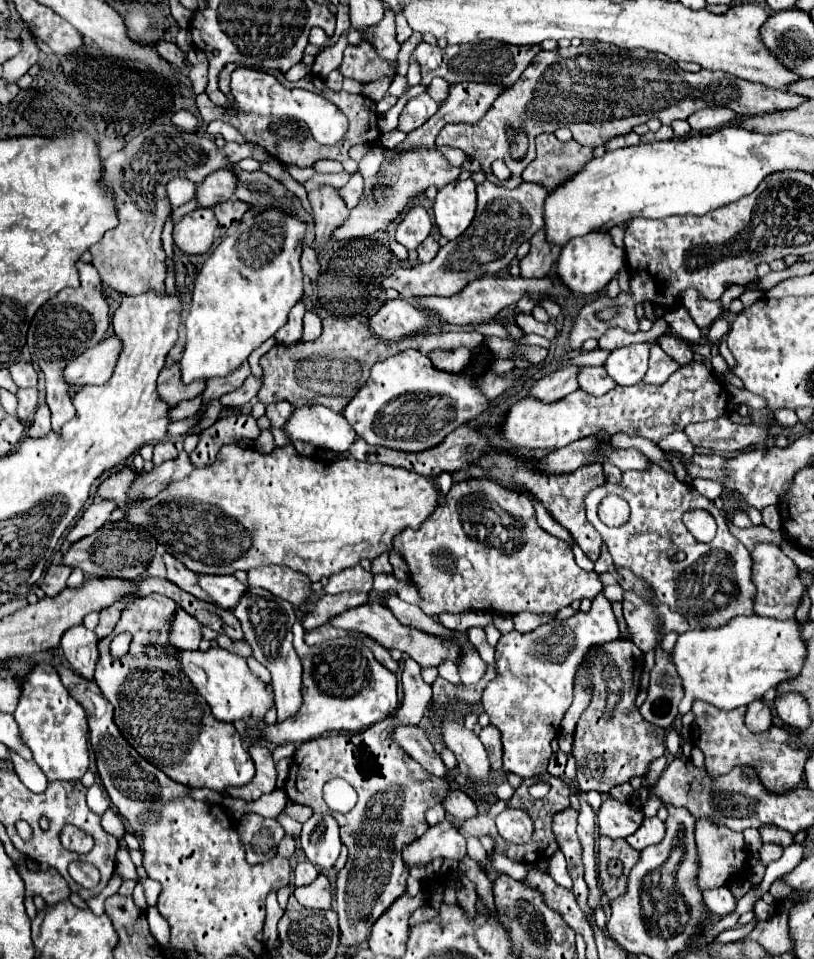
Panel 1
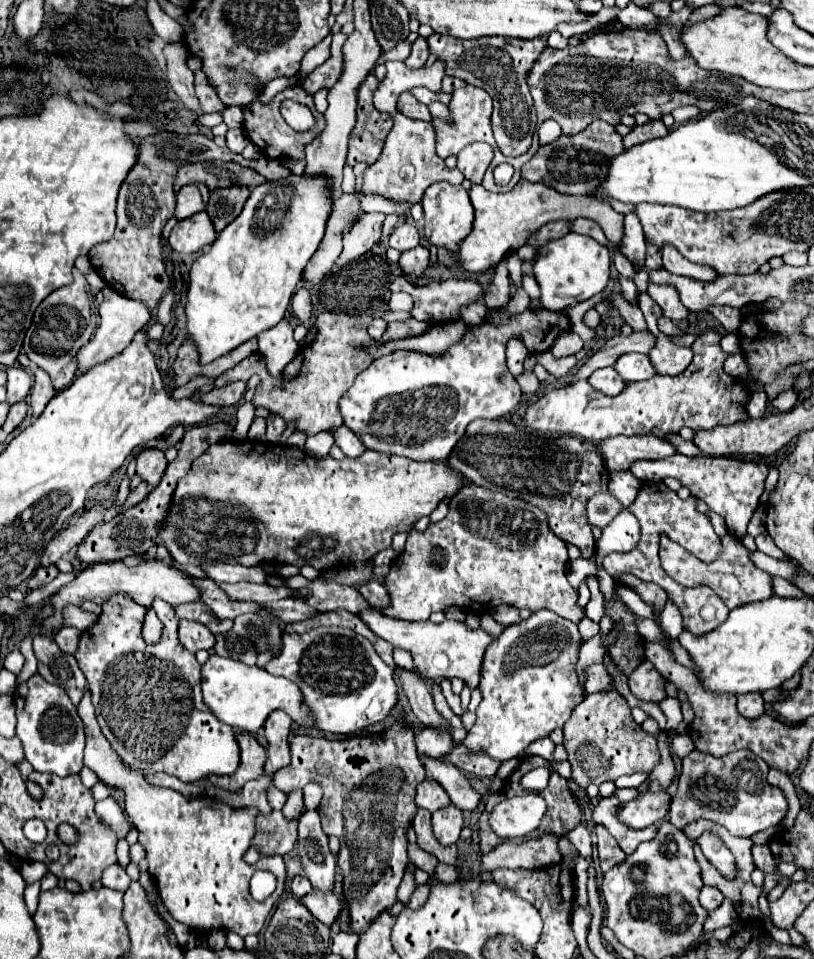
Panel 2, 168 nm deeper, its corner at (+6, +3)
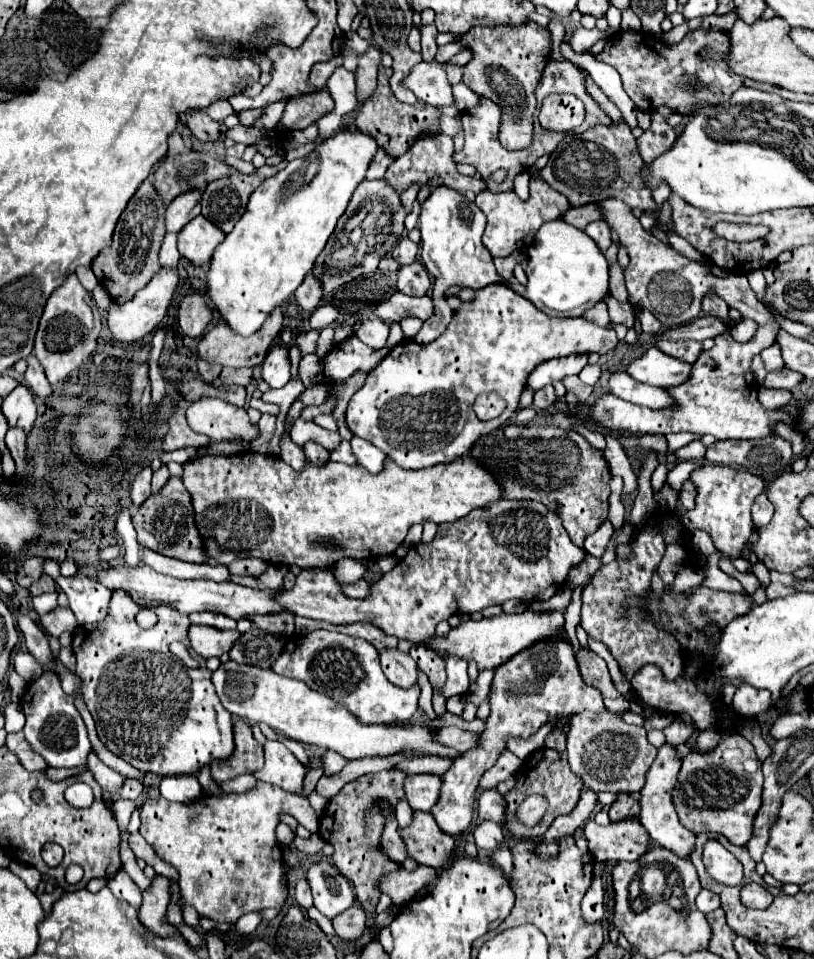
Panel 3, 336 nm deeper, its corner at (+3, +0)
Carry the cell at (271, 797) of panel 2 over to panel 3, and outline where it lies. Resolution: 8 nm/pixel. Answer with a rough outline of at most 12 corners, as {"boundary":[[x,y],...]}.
{"boundary":[[254,775],[222,783],[224,793],[248,793],[258,785]]}

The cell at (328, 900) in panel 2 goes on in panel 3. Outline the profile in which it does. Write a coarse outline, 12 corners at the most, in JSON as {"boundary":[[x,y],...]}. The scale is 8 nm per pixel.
{"boundary":[[360,905],[332,919],[338,937],[352,941],[366,929],[366,913]]}

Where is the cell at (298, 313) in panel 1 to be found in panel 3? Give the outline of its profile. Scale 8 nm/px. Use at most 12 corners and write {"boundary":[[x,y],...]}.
{"boundary":[[274,343],[262,363],[272,387],[290,381],[288,347]]}

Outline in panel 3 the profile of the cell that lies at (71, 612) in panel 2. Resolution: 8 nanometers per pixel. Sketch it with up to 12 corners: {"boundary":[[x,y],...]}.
{"boundary":[[56,607],[40,617],[42,627],[60,637],[78,621],[70,609]]}

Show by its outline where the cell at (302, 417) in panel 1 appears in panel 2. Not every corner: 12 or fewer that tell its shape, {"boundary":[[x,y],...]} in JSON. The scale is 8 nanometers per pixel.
{"boundary":[[347,426],[335,428],[335,444],[357,458],[367,448]]}

